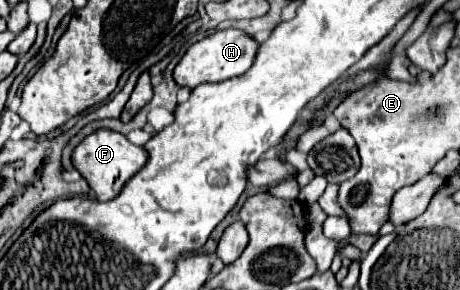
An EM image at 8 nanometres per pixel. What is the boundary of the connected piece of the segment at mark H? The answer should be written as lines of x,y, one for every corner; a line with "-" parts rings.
220,30
214,32
210,36
206,36
204,40
192,44
188,48
188,52
184,54
184,58
178,62
178,66
174,68
174,82
178,86
186,86
186,88
196,88
198,84
204,82
222,82
228,78
236,78
240,74
244,74
258,52
258,44
254,38
246,36
242,30

